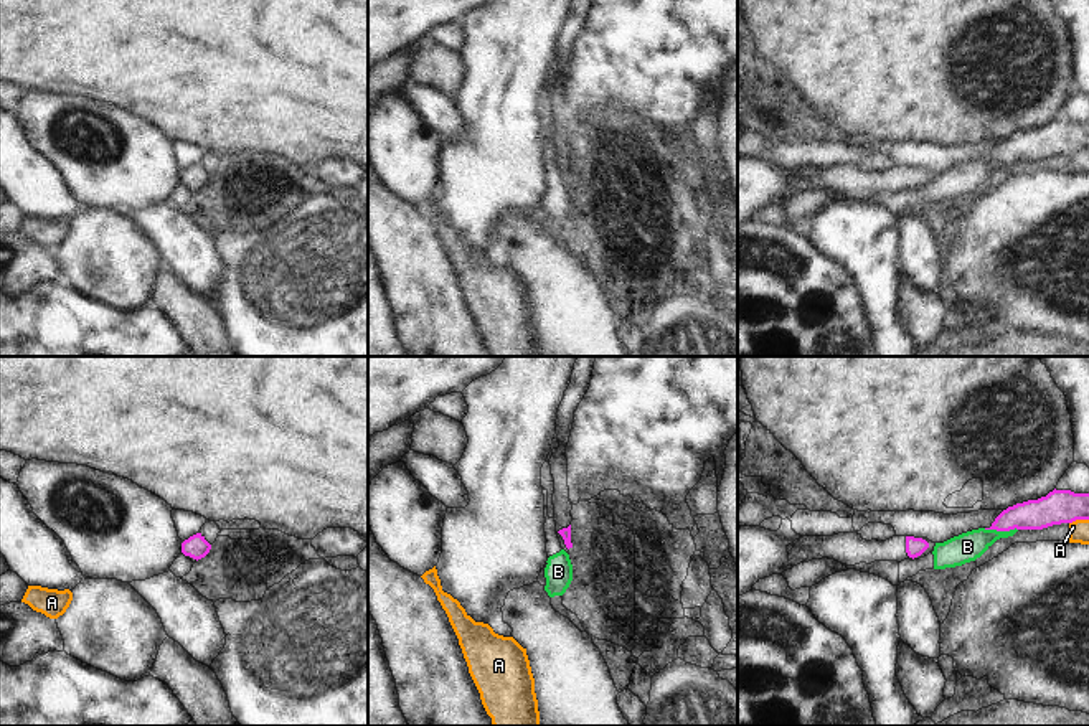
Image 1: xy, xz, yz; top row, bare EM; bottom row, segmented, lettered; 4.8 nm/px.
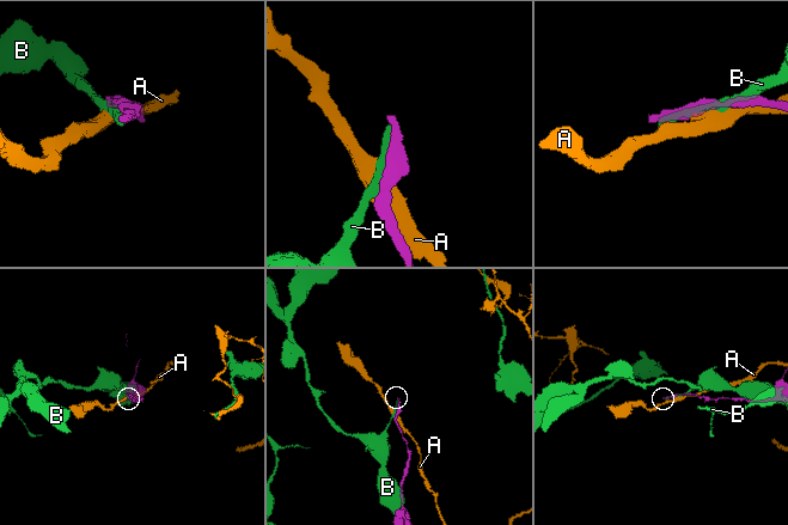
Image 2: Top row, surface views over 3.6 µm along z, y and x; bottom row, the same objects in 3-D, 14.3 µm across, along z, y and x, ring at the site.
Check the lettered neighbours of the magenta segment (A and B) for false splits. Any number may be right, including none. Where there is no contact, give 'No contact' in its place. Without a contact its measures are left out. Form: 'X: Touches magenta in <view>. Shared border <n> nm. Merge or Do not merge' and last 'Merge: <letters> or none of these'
A: Touches magenta in yz. Shared border 100 nm. Do not merge
B: Touches magenta in yz. Shared border 170 nm. Do not merge
Merge: none of these.

